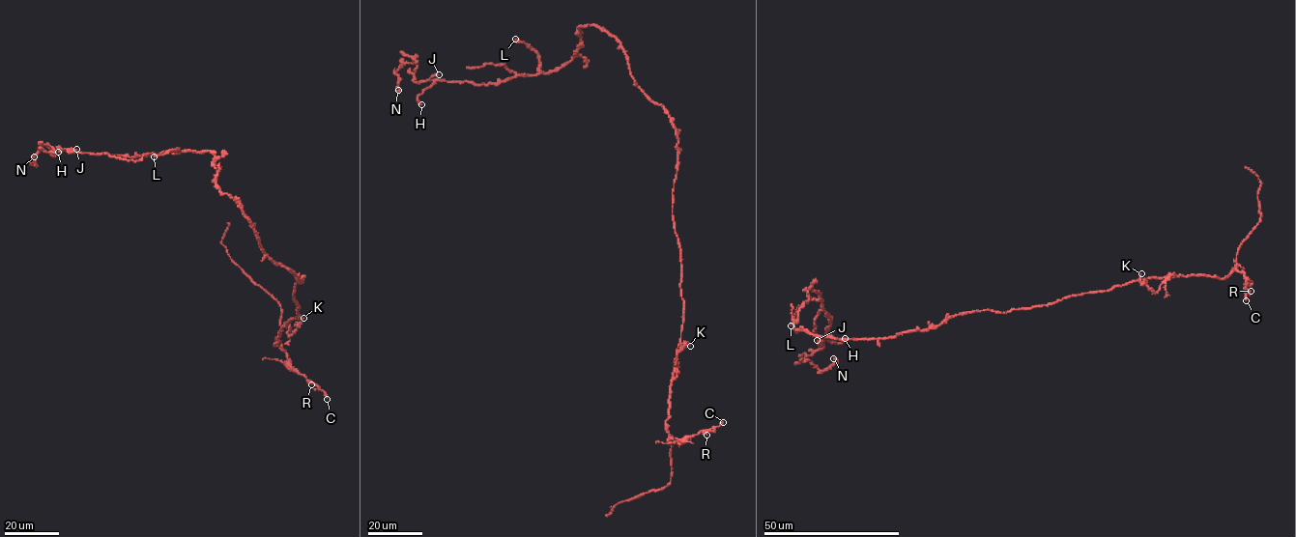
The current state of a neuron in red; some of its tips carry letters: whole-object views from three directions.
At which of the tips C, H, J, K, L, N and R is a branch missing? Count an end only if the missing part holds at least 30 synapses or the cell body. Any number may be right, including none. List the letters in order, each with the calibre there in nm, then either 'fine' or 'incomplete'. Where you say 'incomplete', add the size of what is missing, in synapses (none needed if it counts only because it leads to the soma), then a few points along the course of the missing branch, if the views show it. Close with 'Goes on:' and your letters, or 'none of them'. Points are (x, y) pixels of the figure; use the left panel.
C: 220 nm thick; fine
H: 320 nm thick; fine
J: 300 nm thick; fine
K: 130 nm thick; fine
L: 260 nm thick; fine
N: 440 nm thick; fine
R: 110 nm thick; fine
Goes on: none of them

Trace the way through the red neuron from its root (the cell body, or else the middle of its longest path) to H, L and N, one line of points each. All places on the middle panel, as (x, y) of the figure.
H: (677, 144), (621, 43), (590, 25), (560, 67), (496, 84), (436, 80), (421, 104)
L: (677, 144), (672, 118), (635, 82), (616, 37), (580, 27), (577, 55), (546, 72), (534, 50), (515, 39)
N: (677, 144), (621, 43), (590, 25), (577, 55), (546, 72), (416, 81), (417, 63), (406, 63), (398, 90)

